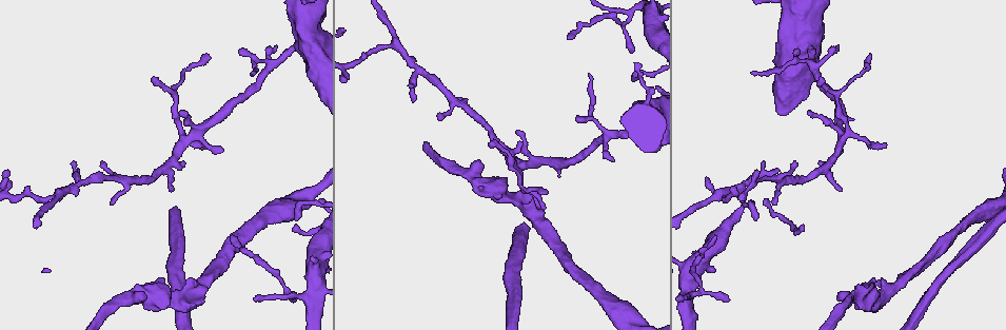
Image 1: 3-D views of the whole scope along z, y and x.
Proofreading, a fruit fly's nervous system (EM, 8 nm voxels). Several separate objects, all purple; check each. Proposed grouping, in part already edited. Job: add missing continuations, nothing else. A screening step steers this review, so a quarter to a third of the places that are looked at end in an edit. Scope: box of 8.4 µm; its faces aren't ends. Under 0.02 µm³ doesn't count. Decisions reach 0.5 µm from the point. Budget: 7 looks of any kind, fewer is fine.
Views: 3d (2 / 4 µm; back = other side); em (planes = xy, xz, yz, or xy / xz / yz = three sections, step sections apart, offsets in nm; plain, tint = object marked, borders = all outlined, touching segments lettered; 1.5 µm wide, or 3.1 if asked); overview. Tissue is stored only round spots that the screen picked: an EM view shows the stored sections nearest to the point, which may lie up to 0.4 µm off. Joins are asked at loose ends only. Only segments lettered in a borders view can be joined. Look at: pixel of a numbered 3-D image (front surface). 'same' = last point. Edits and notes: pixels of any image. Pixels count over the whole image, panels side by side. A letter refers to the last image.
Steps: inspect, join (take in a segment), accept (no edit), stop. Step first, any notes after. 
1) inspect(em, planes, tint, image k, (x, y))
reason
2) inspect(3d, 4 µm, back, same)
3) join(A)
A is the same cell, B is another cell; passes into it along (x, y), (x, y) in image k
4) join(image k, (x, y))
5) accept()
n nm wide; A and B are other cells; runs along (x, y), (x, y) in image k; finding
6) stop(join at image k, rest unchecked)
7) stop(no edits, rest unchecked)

inspect(3d, 4 µm, image 1, (886, 142))
thin end

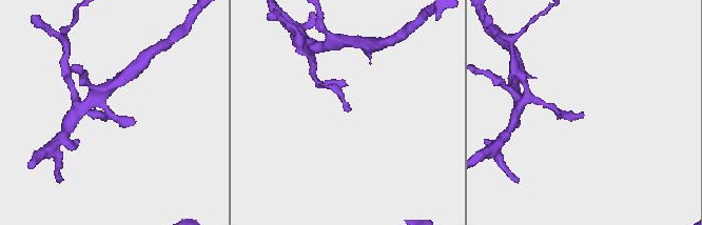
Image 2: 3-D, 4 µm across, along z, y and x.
inspect(em, xz, step 8, borders, image 2, (582, 111))

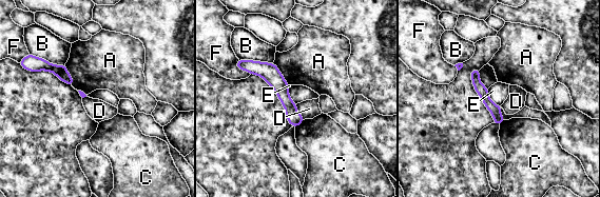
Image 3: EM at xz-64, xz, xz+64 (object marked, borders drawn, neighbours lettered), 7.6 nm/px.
inspect(em, planes, borders, same)
cut it another way

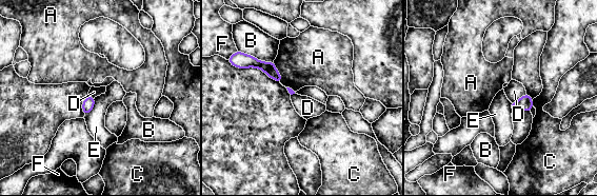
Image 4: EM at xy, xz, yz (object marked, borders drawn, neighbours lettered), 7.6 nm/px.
accept()
A, B, C, D, E and F are other cells; border along (525, 93), (517, 100), (511, 102) in image 4; no lettered segment goes on from it

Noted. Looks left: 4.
inspect(em, planes, borders, image 1, (152, 79))
an open end

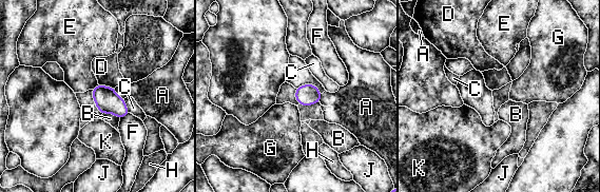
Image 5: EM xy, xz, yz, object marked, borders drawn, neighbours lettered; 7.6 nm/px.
accept()
A, B, C, D, E, F, G, H, J and K are other cells; border along (98, 84), (92, 89) in image 5; none of them fits

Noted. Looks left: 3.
inspect(3d, 2 µm, image 1, (200, 302))
branch stops here

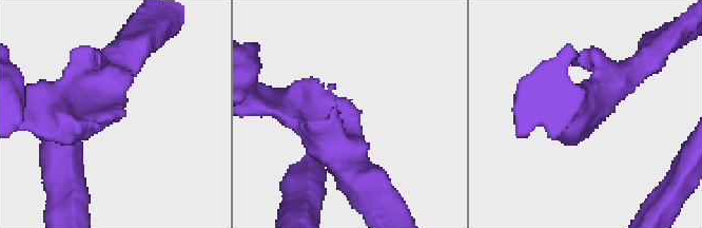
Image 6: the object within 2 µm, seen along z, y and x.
inspect(em, yz, step 8, borders, image 6, (115, 117))
now the EM

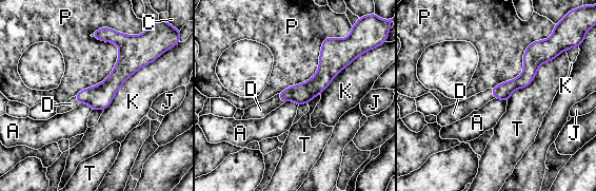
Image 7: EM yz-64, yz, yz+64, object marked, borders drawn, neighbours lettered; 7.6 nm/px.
join(D)
D is the same cell, A, C, J, K, P and T are other cells; passes into it along (303, 93), (280, 99), (260, 110) in image 7; it goes on there

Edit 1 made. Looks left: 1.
stop(join at image 7, rest unchecked)

